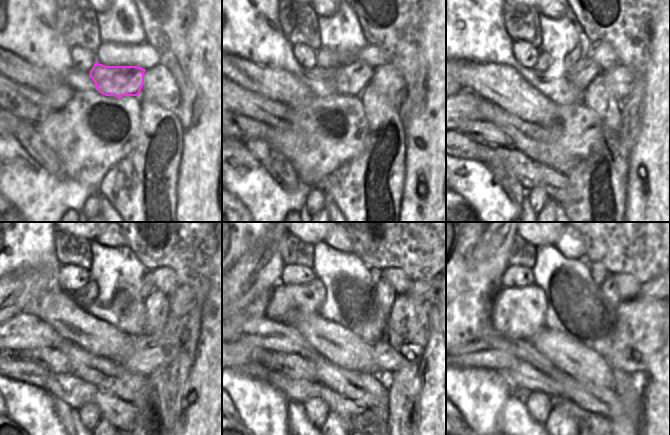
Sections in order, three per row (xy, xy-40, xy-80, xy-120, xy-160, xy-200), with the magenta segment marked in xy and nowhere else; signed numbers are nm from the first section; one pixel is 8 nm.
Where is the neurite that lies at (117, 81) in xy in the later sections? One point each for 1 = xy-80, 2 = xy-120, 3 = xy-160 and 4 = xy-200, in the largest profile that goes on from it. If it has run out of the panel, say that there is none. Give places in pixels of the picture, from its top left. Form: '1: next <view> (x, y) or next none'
1: next xy-80 (585, 70)
2: next xy-120 (148, 287)
3: next xy-160 (375, 273)
4: next xy-200 (598, 271)

